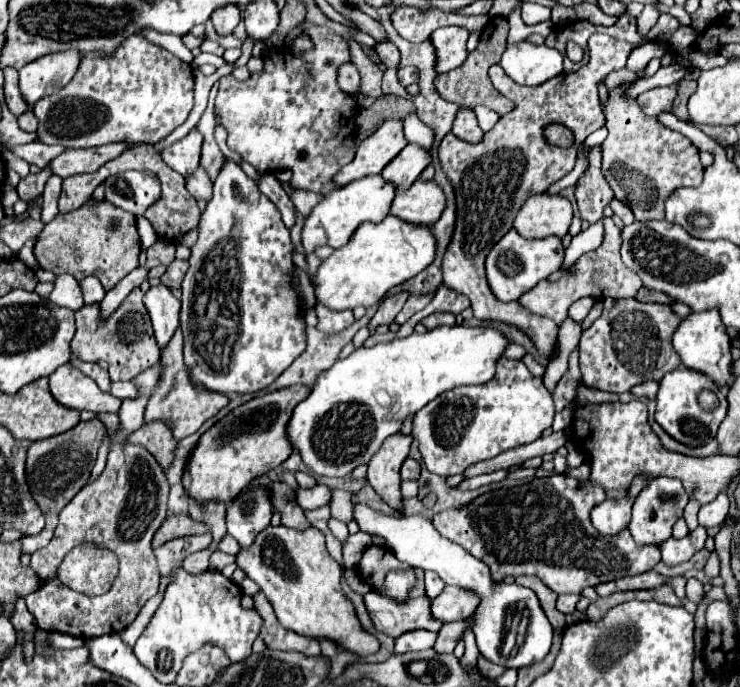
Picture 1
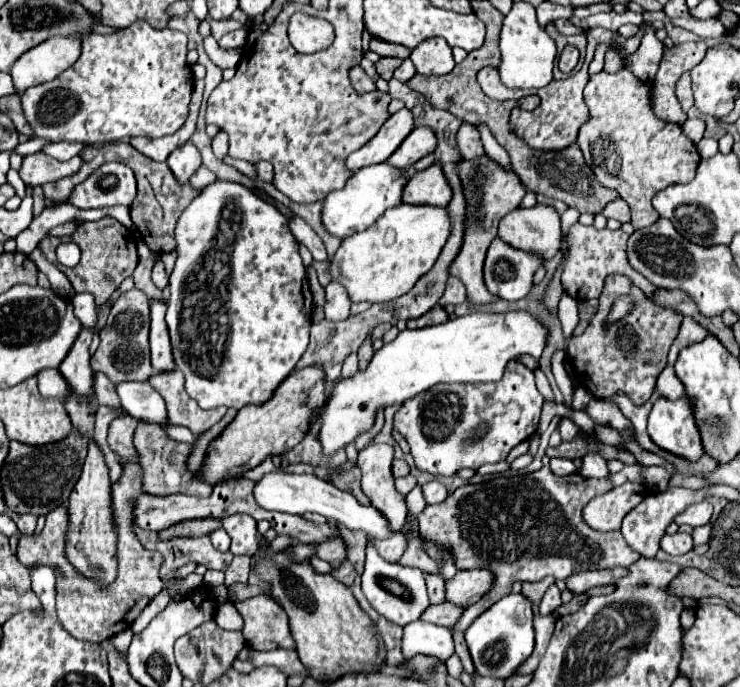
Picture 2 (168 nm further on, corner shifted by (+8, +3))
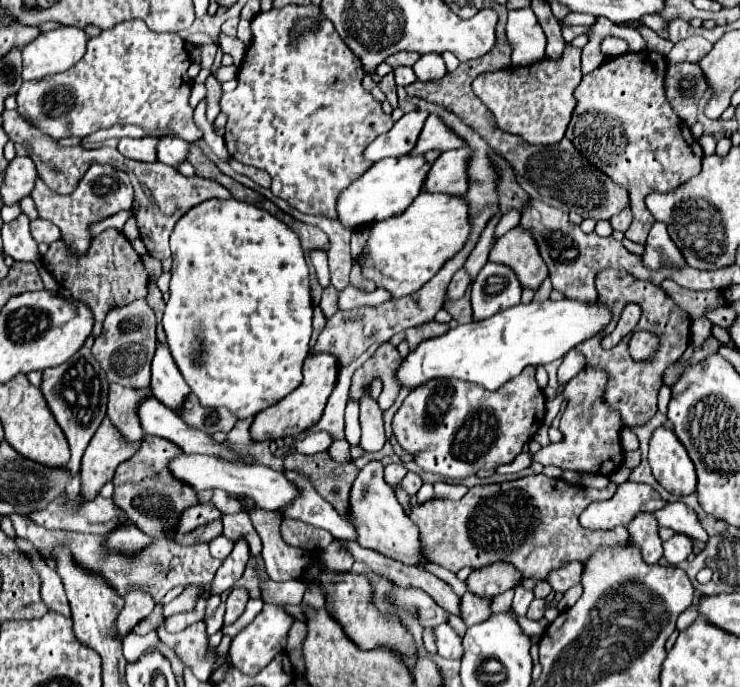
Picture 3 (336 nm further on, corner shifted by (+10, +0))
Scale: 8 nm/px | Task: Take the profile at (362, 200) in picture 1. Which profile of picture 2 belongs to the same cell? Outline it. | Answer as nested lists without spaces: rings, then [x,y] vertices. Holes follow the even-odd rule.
[[[387,163],[359,169],[357,173],[353,173],[349,177],[349,181],[345,183],[343,189],[331,191],[325,197],[323,209],[321,209],[321,221],[323,221],[325,231],[339,239],[345,239],[357,231],[365,231],[367,227],[371,227],[377,221],[379,215],[383,215],[385,209],[391,209],[401,203],[403,183],[409,181],[411,175],[413,175],[413,169],[409,169],[407,177],[405,177],[403,171],[399,171]]]

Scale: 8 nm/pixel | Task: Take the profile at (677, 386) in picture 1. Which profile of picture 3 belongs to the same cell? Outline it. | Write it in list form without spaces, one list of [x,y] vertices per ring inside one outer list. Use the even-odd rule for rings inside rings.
[[[669,426],[655,430],[649,444],[649,464],[655,480],[675,496],[689,496],[695,492],[695,468],[683,444]]]

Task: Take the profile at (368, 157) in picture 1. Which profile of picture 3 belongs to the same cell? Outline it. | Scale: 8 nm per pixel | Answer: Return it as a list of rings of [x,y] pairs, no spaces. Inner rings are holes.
[[[413,110],[405,114],[387,134],[381,134],[367,146],[365,158],[369,162],[379,162],[387,156],[405,156],[413,152],[427,116],[429,112],[423,110]]]

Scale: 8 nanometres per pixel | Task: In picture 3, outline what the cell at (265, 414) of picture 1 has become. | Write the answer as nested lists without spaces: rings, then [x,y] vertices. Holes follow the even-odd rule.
[[[317,352],[317,354],[307,356],[305,368],[303,368],[305,378],[303,378],[301,386],[295,388],[289,396],[285,396],[277,404],[269,406],[267,410],[263,410],[255,416],[255,422],[251,426],[251,438],[253,440],[277,440],[283,436],[295,436],[295,434],[307,430],[309,426],[317,424],[323,414],[323,408],[327,404],[327,398],[335,388],[337,372],[339,372],[339,362],[337,362],[337,358],[333,358],[333,354]]]

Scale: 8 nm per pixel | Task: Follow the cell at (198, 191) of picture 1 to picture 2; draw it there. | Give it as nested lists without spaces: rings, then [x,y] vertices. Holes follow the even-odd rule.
[[[187,143],[175,149],[175,153],[171,153],[171,157],[167,159],[167,165],[179,183],[187,183],[189,177],[201,167],[201,155],[191,143]]]

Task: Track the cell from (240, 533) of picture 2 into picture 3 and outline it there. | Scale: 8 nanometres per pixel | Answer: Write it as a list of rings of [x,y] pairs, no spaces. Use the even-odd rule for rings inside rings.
[[[243,540],[235,542],[235,548],[233,548],[231,556],[221,564],[221,568],[215,574],[211,594],[221,594],[227,588],[233,588],[235,582],[243,576],[247,560],[249,560],[249,548],[247,548],[247,544],[243,544]]]

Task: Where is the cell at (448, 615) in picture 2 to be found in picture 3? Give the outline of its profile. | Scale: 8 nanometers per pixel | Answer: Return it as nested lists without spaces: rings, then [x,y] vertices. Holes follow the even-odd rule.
[[[465,592],[461,598],[461,614],[463,614],[463,622],[467,626],[485,622],[493,614],[491,598],[481,598],[481,596],[475,596],[473,592]]]

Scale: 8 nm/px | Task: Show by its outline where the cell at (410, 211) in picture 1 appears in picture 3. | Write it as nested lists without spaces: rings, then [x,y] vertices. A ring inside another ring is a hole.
[[[467,146],[443,152],[435,160],[425,180],[425,190],[453,194],[453,196],[465,194],[469,190],[469,178],[467,178],[469,158],[471,158],[471,148]]]

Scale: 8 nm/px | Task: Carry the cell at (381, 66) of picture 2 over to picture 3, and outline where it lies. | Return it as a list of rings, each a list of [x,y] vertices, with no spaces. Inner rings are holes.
[[[389,72],[387,76],[383,76],[383,78],[381,78],[379,88],[381,88],[381,90],[383,90],[383,94],[387,96],[389,104],[391,104],[393,108],[397,108],[397,92],[395,92],[395,78],[393,78],[393,72]]]

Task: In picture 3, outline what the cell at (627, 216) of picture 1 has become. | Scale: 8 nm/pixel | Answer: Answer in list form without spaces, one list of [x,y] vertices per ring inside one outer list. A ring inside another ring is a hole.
[[[625,208],[625,210],[623,210],[623,212],[619,212],[617,216],[613,216],[609,222],[611,222],[613,230],[627,232],[627,228],[631,226],[631,220],[633,220],[633,216],[631,216],[631,210],[629,210],[629,208]]]

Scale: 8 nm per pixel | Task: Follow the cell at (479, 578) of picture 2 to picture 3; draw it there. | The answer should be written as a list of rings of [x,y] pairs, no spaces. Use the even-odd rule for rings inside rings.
[[[495,562],[481,570],[473,570],[467,578],[469,592],[477,592],[477,596],[495,598],[497,594],[511,590],[521,584],[521,572],[509,562]]]

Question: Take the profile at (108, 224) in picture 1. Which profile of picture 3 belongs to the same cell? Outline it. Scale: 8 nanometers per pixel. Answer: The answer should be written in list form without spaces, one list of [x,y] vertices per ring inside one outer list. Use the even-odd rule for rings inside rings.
[[[109,228],[99,236],[95,236],[89,248],[89,256],[81,256],[81,260],[69,260],[69,256],[65,256],[65,244],[61,244],[61,240],[53,242],[47,254],[43,256],[43,266],[63,288],[71,292],[75,300],[87,302],[93,308],[93,316],[95,316],[93,338],[101,334],[103,320],[109,310],[127,306],[133,300],[147,296],[149,276],[143,266],[143,260],[133,250],[131,242],[123,236],[123,232],[115,228]]]

